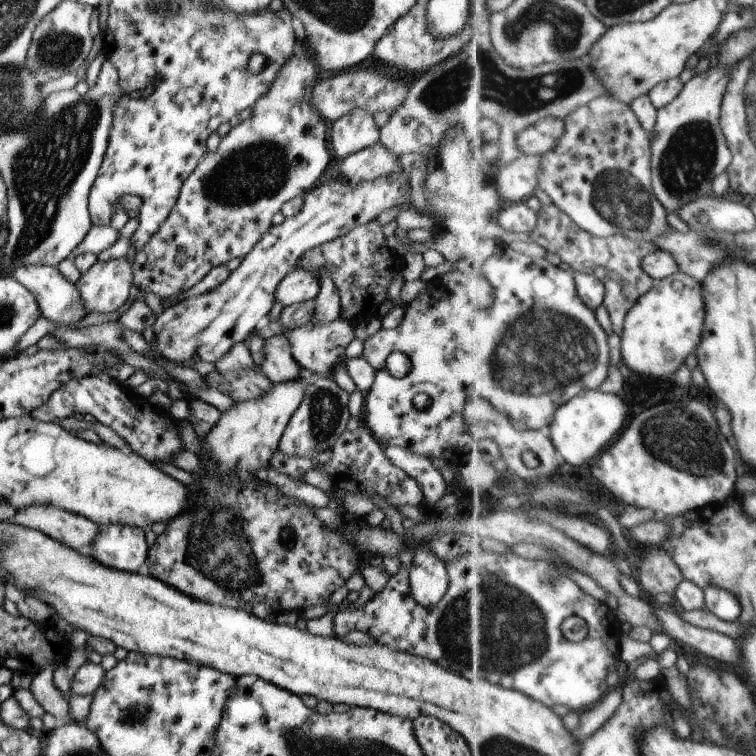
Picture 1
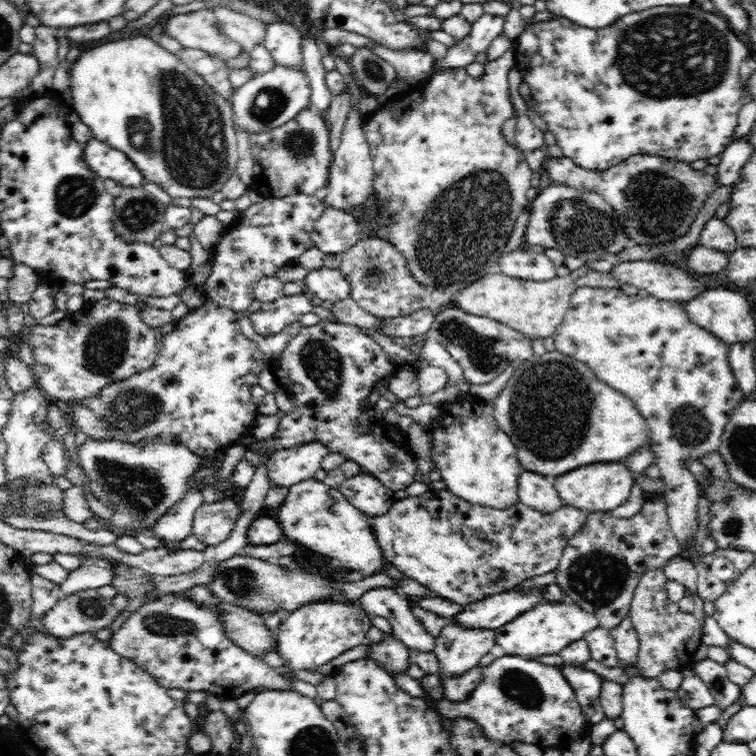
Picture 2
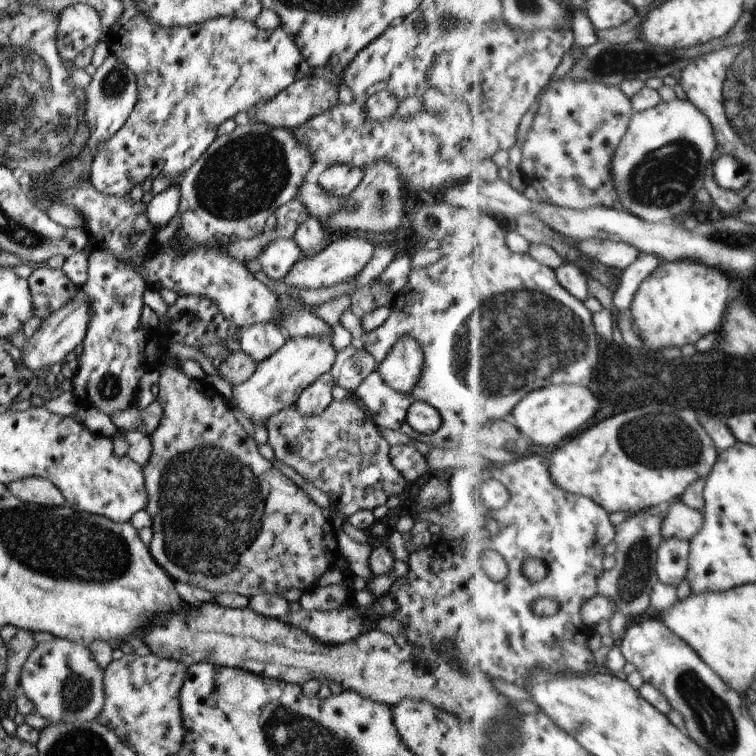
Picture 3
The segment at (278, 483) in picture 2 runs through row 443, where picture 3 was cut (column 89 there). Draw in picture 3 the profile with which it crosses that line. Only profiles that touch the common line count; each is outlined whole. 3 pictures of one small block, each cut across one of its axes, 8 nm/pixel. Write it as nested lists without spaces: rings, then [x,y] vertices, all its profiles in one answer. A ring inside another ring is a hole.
[[[77,286],[77,292],[73,294],[73,298],[65,306],[61,306],[59,310],[51,312],[47,318],[42,319],[39,327],[19,348],[21,366],[26,366],[33,372],[41,370],[45,366],[51,367],[53,371],[56,370],[66,359],[72,356],[73,348],[82,342],[87,324],[89,324],[89,316],[91,316],[91,310],[89,310],[85,292]]]

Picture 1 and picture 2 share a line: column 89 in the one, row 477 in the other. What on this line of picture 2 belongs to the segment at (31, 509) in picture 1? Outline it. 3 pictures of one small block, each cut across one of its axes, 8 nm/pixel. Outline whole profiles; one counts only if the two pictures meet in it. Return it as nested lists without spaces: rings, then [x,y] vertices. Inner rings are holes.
[[[522,471],[517,493],[522,504],[546,515],[555,514],[566,505],[556,490],[554,476]]]

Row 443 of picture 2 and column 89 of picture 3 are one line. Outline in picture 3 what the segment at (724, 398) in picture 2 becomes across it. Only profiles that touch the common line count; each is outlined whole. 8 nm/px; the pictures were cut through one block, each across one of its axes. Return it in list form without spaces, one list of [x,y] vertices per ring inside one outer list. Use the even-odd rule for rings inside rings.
[[[55,637],[51,642],[37,643],[21,665],[19,686],[45,724],[87,722],[103,708],[103,674],[88,647]]]

